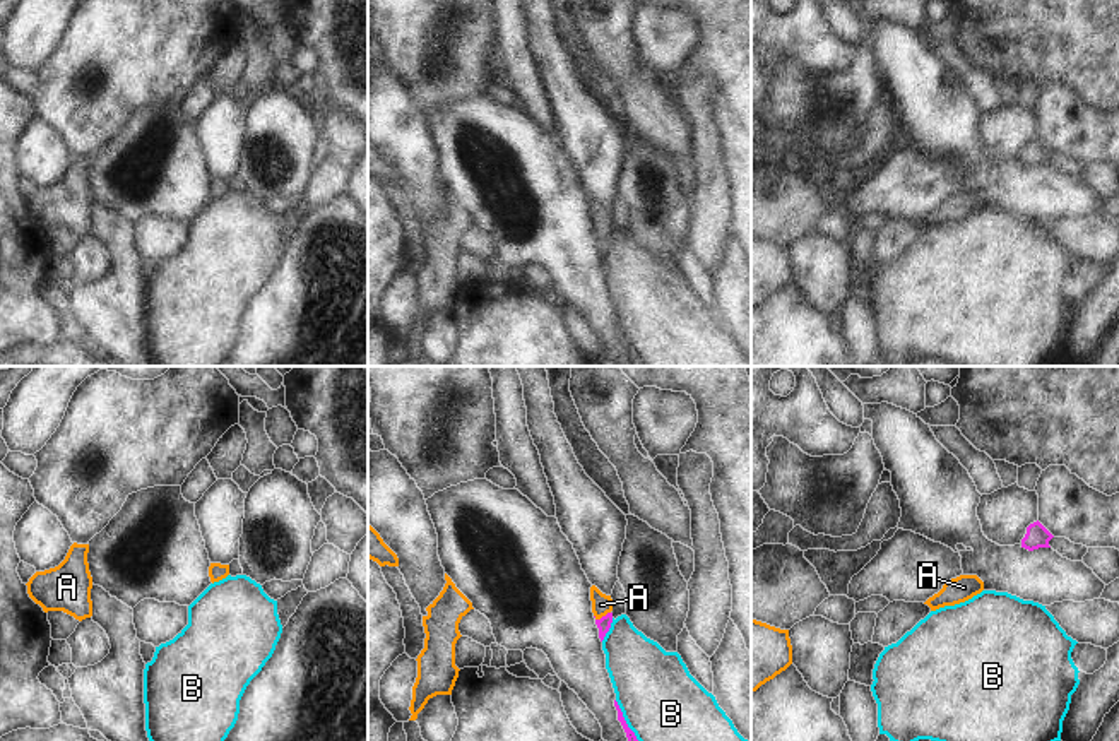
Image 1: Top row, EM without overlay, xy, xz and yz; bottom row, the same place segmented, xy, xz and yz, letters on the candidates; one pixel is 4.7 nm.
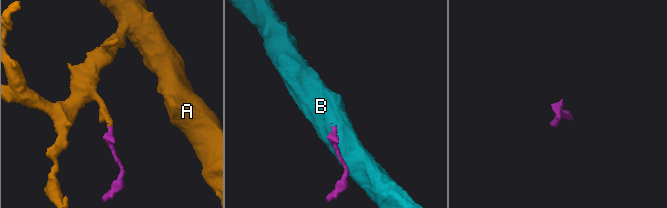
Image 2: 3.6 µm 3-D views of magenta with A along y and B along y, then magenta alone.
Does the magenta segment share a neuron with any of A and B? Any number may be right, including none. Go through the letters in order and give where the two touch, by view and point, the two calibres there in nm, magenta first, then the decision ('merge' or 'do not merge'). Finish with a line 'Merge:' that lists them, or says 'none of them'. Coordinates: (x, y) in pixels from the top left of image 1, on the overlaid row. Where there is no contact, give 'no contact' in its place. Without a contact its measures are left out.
A: xz (603, 616) | 60/100 nm | merge
B: xz (625, 721) | 50/380 nm | do not merge
Merge: A

